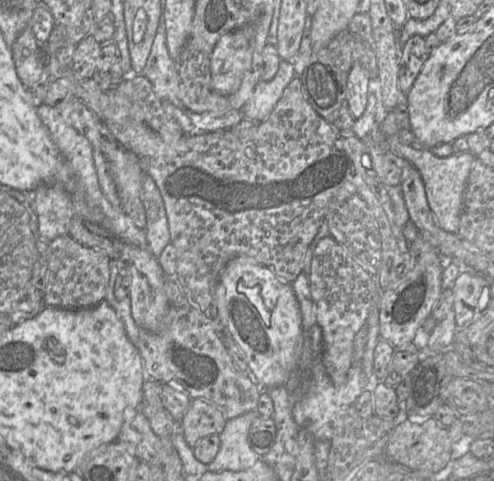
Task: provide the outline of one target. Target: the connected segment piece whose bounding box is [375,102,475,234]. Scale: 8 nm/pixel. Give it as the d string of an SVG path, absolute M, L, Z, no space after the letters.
M383 102L376 103L375 121L376 121L376 124L378 125L378 127L380 128L382 135L385 136L387 139L387 143L389 145L389 150L391 150L394 154L398 155L399 157L406 159L410 164L412 164L419 171L419 173L422 177L423 183L424 183L428 205L429 205L430 210L432 211L432 213L435 217L437 224L444 231L446 231L448 233L455 233L456 234L458 231L460 216L461 216L461 212L462 212L462 208L463 208L463 201L464 201L464 193L465 193L465 189L466 189L466 184L467 184L467 180L468 180L471 168L472 168L474 161L475 161L475 156L473 154L471 154L470 152L463 152L463 153L459 153L459 154L452 154L448 157L440 158L440 157L435 156L431 152L430 148L424 148L422 146L413 147L411 144L405 144L398 136L394 136L394 134L398 134L399 130L410 130L410 129L401 128L400 123L398 122L398 120L396 120L396 111L395 112L388 111L385 108L385 106L383 105Z

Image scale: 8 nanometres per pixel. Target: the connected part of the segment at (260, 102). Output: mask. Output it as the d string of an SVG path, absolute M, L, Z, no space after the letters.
M280 61L279 69L270 81L261 80L255 87L253 95L241 109L244 119L253 122L265 121L273 112L285 88L296 76L292 62Z

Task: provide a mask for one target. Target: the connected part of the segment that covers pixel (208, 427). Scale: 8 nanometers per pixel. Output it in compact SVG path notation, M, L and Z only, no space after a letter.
M199 398L191 399L181 420L185 441L193 448L202 438L219 435L226 422L223 413L212 403Z

